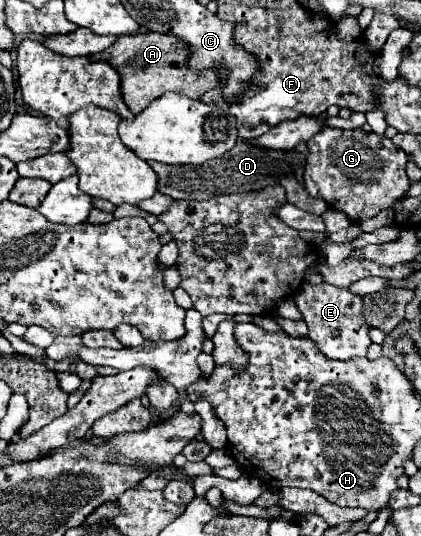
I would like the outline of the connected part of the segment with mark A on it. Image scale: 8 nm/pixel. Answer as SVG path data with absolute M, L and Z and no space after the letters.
M149 31L149 33L129 35L129 37L117 37L117 41L109 49L91 55L91 59L107 61L119 73L125 105L137 115L141 113L141 109L145 109L145 105L149 105L149 101L161 97L167 91L185 95L189 99L199 99L205 91L217 87L217 75L211 71L205 73L191 71L185 63L187 55L189 51L179 39Z

